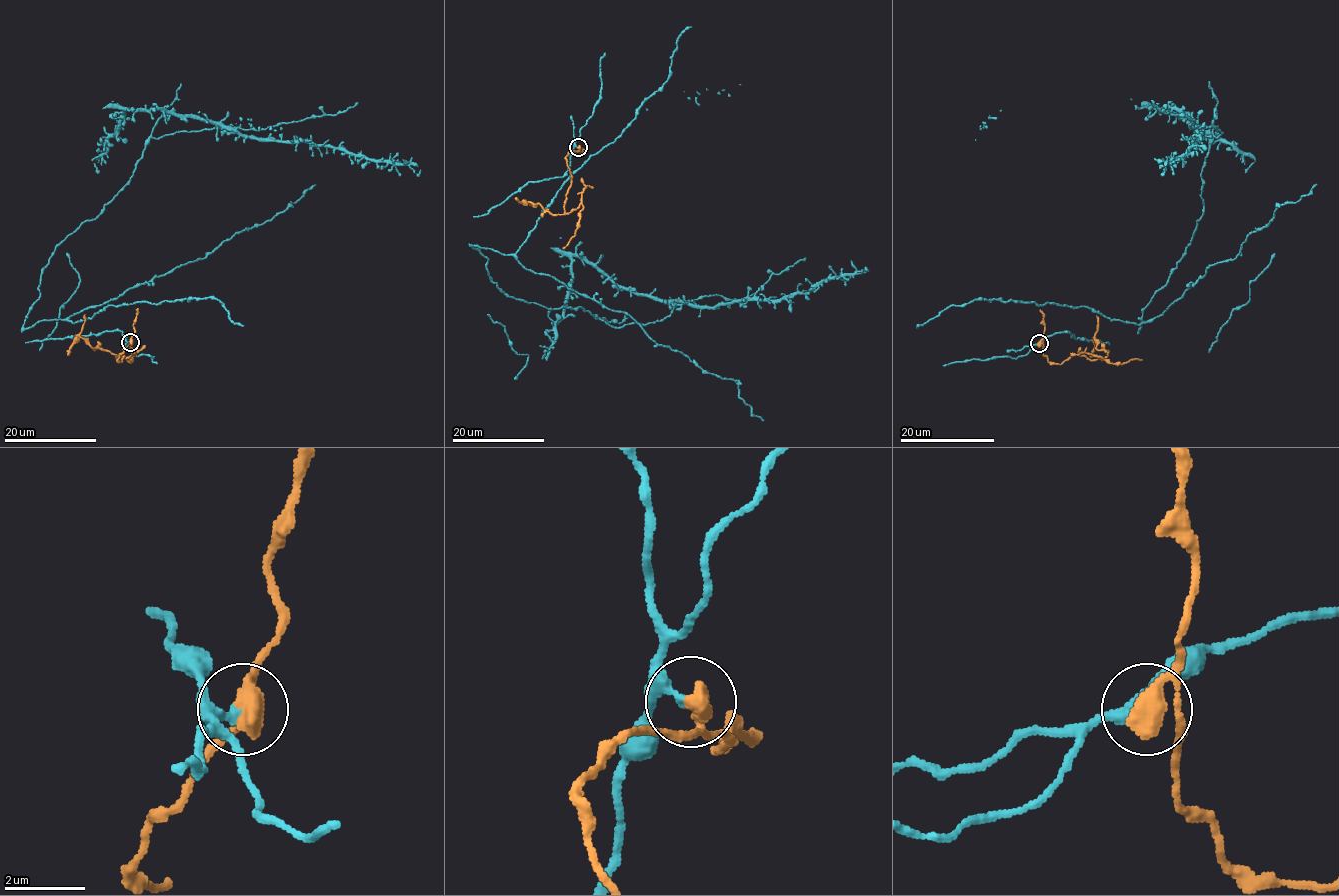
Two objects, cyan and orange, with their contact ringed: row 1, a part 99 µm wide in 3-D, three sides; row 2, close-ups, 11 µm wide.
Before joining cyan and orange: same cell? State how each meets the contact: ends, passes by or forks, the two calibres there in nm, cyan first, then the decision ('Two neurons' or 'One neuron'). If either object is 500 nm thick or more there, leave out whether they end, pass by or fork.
At the ring cyan passes by. At the ring orange passes by. Thickness 180 nm (cyan) against 440 nm. Two neurons

